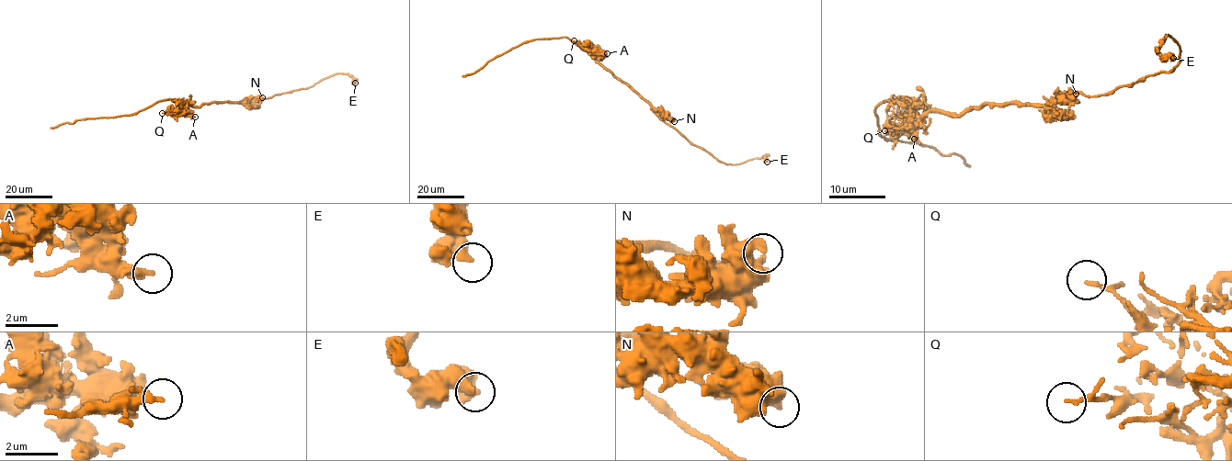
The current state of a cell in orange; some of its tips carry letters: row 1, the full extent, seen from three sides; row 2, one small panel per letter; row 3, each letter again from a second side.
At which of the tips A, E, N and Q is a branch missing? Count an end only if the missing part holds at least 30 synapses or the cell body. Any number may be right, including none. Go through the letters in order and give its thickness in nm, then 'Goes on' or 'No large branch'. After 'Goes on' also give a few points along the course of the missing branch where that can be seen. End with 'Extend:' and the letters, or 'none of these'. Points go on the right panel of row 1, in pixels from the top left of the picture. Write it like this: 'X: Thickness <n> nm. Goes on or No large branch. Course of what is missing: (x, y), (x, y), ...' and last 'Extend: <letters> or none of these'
A: Thickness 320 nm. No large branch
E: Thickness 400 nm. No large branch
N: Thickness 480 nm. No large branch
Q: Thickness 90 nm. No large branch
Extend: none of these

